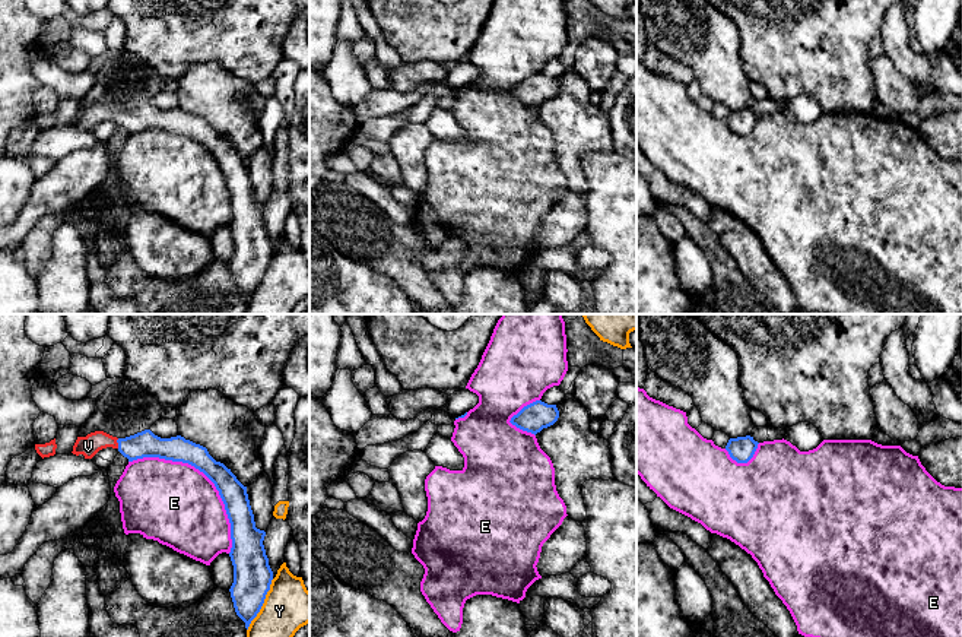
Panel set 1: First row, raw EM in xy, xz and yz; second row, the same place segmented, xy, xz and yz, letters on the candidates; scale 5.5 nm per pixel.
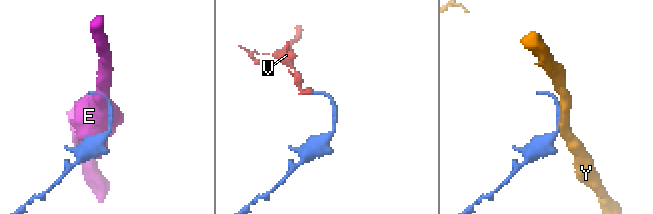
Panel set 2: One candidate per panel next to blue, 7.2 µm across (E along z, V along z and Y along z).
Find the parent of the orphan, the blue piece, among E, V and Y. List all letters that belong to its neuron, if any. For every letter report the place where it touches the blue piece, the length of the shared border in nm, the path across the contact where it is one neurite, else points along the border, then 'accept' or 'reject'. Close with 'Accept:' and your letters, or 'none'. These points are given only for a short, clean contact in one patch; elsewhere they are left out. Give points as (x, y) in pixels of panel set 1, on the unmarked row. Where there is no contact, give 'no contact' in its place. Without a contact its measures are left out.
E: meets blue in xy at (206, 148); contact 750 nm long; reject
V: meets blue in xy at (117, 114); contact 60 nm long; runs through xy (143, 117), (117, 114), (94, 114), (88, 119); accept
Y: meets blue in xy at (262, 278); contact 320 nm long; reject
Accept: V

